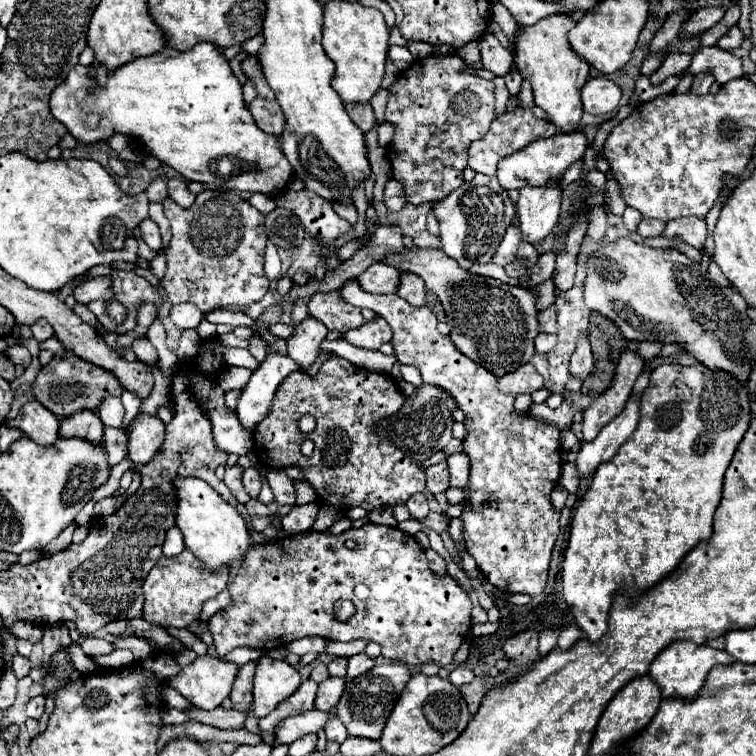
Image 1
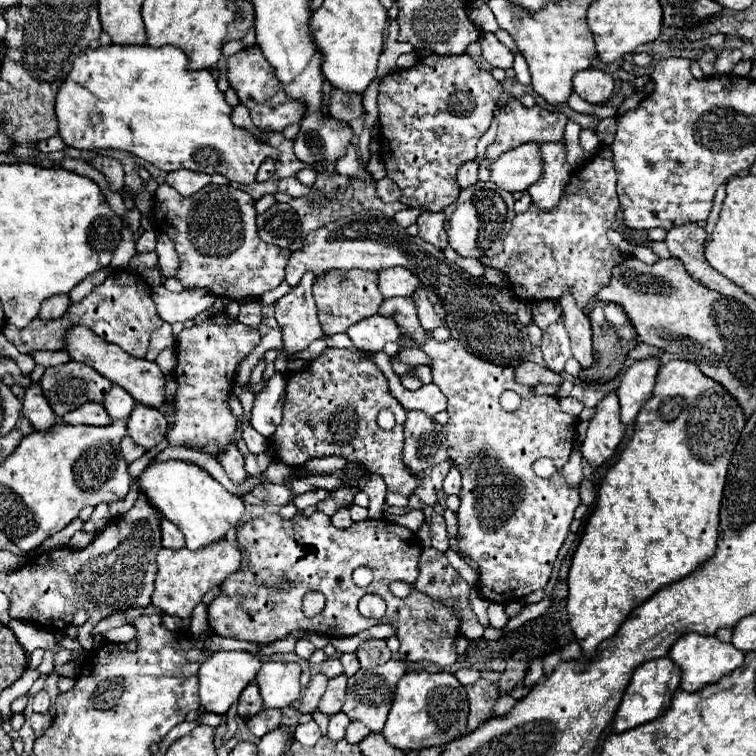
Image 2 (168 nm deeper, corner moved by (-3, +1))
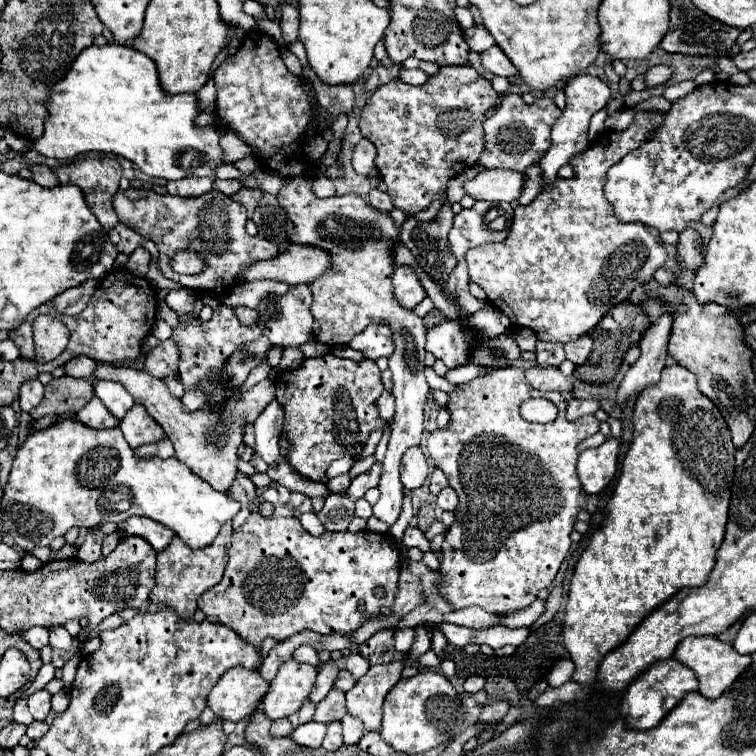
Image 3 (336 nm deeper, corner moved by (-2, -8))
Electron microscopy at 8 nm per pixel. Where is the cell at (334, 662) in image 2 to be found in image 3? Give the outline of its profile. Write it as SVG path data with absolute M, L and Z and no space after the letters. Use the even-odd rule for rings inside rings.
M340 670L338 678L336 678L336 682L334 682L334 686L336 686L338 690L342 690L342 692L348 692L354 684L356 684L356 680L354 680L354 676L352 676L348 670Z

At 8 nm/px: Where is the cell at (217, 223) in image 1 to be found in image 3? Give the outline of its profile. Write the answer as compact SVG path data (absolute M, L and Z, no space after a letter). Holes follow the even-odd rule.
M130 186L128 190L118 190L114 194L114 212L122 224L138 232L140 236L150 238L158 246L158 268L164 278L176 280L194 292L226 296L244 268L248 268L256 260L266 260L278 254L278 246L266 242L262 236L250 236L246 232L246 208L218 190L182 200L170 194L160 196L154 190ZM184 248L194 248L206 258L206 270L202 274L184 276L176 274L170 268L170 258Z

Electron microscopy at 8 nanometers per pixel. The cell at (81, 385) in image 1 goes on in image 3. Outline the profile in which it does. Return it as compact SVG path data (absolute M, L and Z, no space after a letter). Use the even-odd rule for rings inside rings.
M72 376L50 380L46 384L42 404L38 408L34 408L34 412L30 414L32 422L42 416L48 416L48 414L72 416L92 398L92 394L94 394L92 380L72 378Z

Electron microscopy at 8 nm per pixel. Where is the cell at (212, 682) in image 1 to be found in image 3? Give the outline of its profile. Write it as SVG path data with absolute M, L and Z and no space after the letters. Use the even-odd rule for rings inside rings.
M230 668L208 694L208 706L224 720L246 720L268 692L268 682L256 670Z

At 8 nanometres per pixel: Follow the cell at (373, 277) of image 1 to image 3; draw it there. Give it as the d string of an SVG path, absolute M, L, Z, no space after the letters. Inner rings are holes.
M398 266L398 268L394 270L392 282L394 282L396 300L398 300L400 306L404 306L404 308L410 308L410 310L412 310L414 306L418 306L418 304L426 298L426 290L422 288L422 284L420 284L418 274L414 272L414 268Z

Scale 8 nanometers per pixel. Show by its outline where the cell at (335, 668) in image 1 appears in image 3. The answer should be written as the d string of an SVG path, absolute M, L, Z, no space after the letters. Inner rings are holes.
M352 652L352 654L346 656L346 670L348 670L354 678L360 678L364 672L368 672L368 668L370 668L370 664L368 664L368 660L366 660L362 654Z

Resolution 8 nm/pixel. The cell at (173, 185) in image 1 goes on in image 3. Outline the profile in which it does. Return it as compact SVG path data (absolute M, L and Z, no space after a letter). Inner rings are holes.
M186 178L168 182L168 194L172 196L200 196L212 190L212 178Z

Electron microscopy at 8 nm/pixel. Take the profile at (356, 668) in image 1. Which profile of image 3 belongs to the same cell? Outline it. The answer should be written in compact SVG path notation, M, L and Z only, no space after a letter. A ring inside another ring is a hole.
M378 630L370 640L358 646L358 652L370 660L370 664L386 664L394 660L394 630Z

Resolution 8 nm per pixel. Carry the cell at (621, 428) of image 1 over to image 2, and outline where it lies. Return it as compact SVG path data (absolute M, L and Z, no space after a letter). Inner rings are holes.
M649 357L649 359L633 363L623 373L617 395L619 395L619 403L621 403L621 423L625 427L635 421L637 413L647 403L647 399L653 391L659 367L661 367L661 361L655 357Z

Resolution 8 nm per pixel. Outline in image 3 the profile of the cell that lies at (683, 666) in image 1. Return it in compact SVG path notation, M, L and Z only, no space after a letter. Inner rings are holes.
M718 636L684 638L678 644L674 658L696 672L698 682L700 682L700 694L706 696L706 698L712 698L712 700L718 698L750 666L750 656L742 656L742 654L734 652L734 646L728 644L728 642L720 642Z

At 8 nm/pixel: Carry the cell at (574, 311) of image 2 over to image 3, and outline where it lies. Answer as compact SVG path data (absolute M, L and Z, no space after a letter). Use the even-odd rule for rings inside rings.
M586 334L586 336L580 336L580 338L578 338L578 340L574 340L574 342L564 344L566 358L568 358L570 362L578 364L578 366L586 362L586 358L588 358L590 350L592 350L592 338L590 338L588 334Z

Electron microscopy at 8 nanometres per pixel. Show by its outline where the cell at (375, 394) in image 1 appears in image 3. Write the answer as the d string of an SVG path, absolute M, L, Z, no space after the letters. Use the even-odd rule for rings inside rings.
M334 354L308 358L296 370L280 370L274 384L276 400L284 408L284 430L290 444L286 460L308 480L324 482L330 462L340 458L340 448L364 446L374 428L386 428L376 408L384 386L374 360L354 362Z

